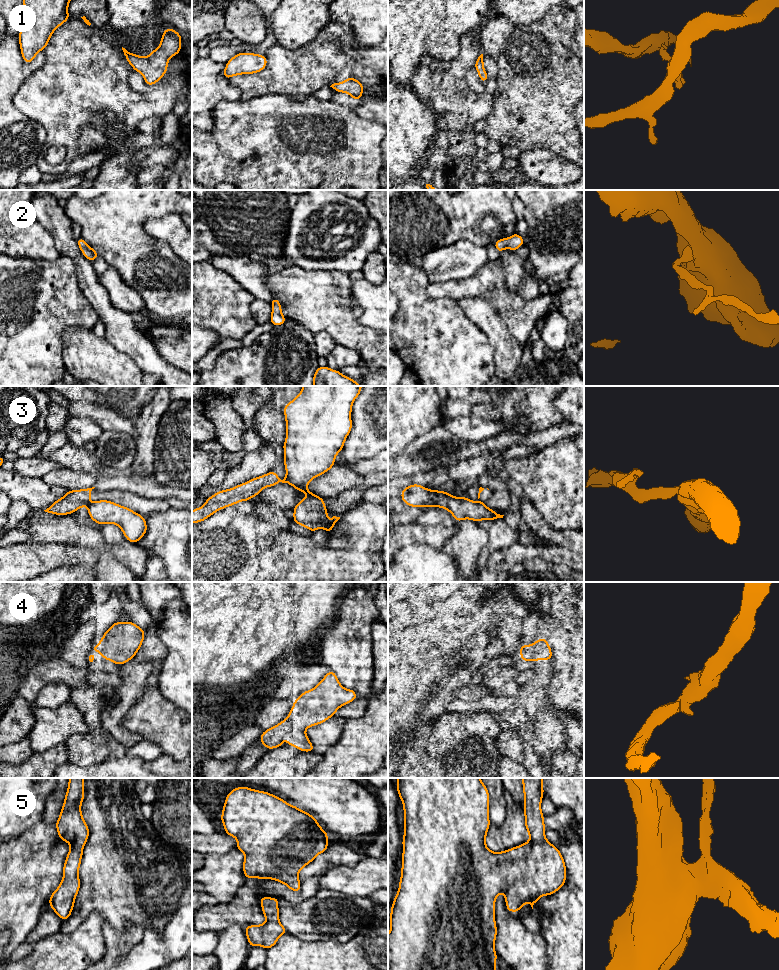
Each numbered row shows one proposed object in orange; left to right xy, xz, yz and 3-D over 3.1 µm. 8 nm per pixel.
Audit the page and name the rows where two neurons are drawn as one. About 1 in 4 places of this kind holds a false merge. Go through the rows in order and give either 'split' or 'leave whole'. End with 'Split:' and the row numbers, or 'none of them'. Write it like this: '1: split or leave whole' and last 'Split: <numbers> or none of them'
1: leave whole
2: leave whole
3: split
4: leave whole
5: leave whole
Split: 3

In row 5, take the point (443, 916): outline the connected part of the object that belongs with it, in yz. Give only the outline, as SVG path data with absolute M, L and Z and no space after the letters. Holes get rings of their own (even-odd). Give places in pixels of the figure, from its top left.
M396 778L404 810L404 835L399 889L389 916L388 970L496 970L497 896L503 892L507 911L519 912L526 903L533 909L540 897L552 895L565 885L563 856L545 837L541 811L544 778L521 779L524 822L530 840L496 853L486 847L490 796L480 778Z

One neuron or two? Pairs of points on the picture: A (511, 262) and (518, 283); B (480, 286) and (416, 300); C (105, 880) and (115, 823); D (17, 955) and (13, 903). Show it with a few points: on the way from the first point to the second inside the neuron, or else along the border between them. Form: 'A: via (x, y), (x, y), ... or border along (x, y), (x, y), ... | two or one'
A: via (514, 267), (516, 278) | one
B: border along (427, 283), (427, 294), (430, 297), (453, 300) | two
C: via (109, 866), (109, 837) | one
D: border along (31, 930), (10, 957) | two

